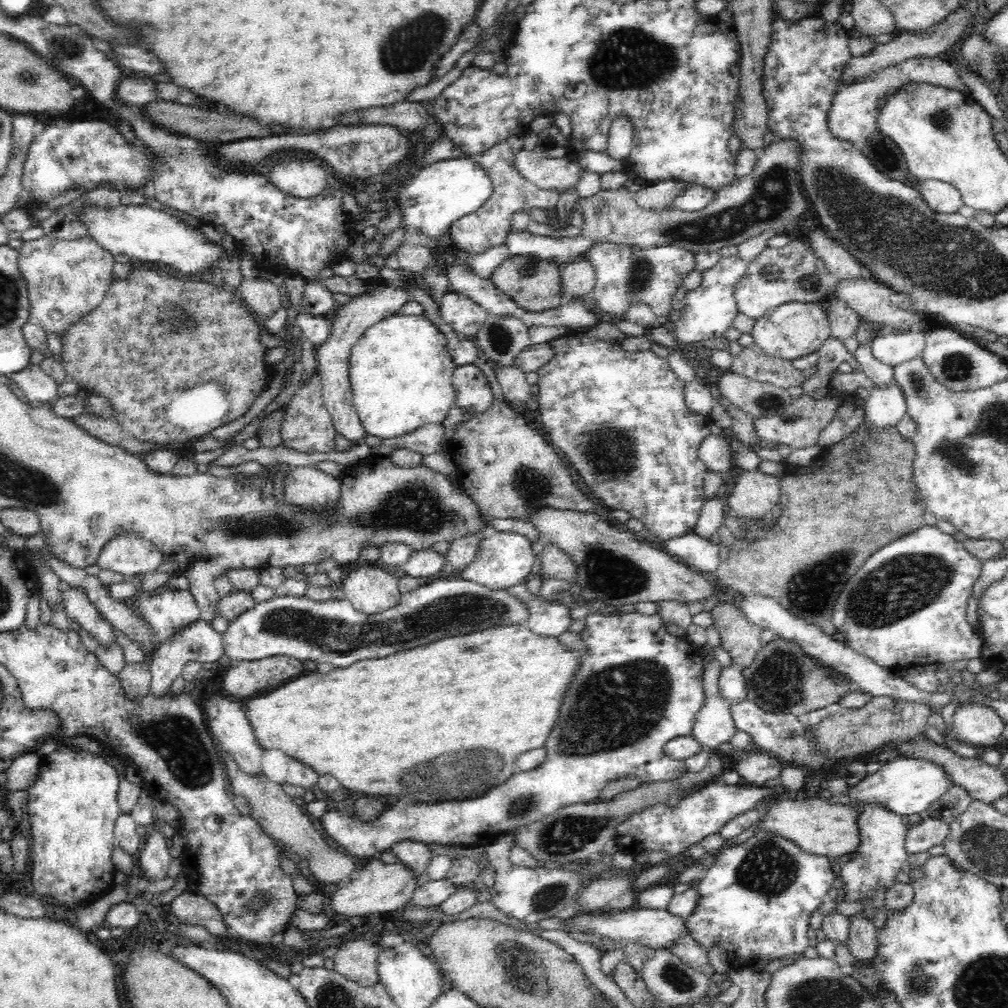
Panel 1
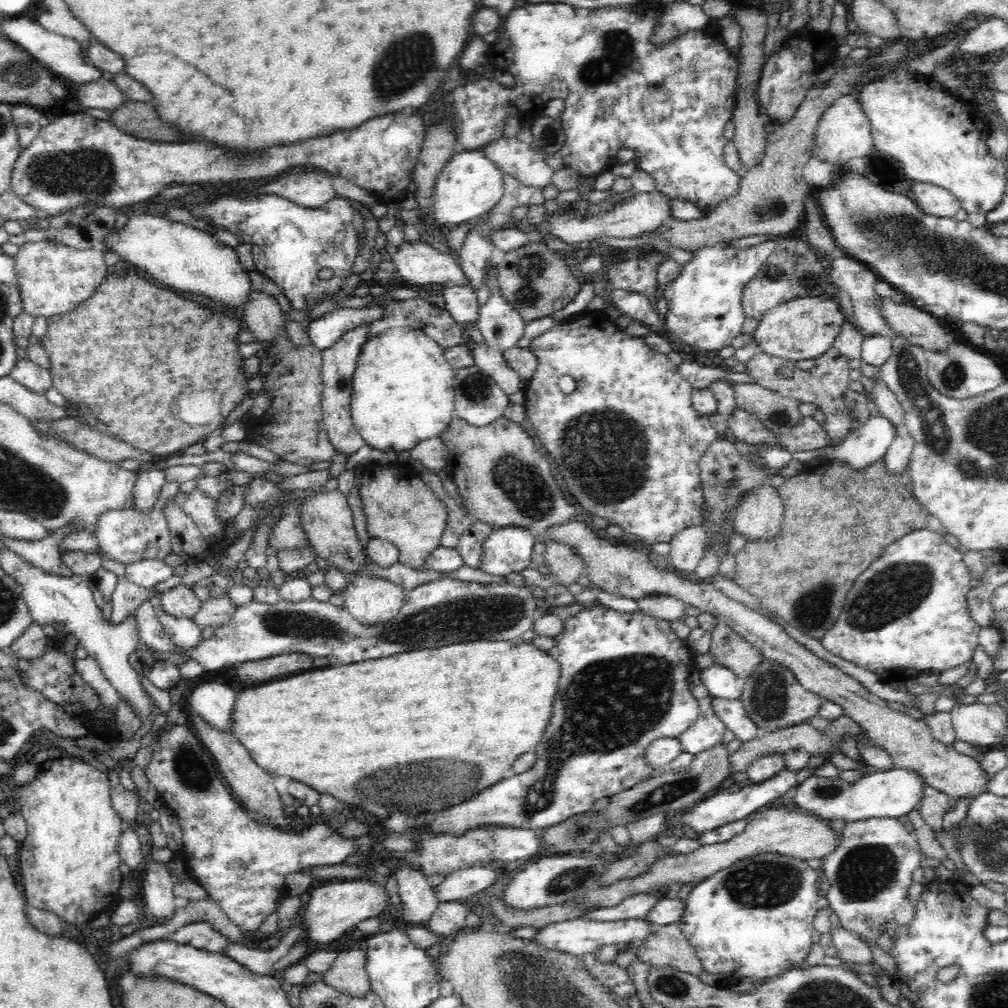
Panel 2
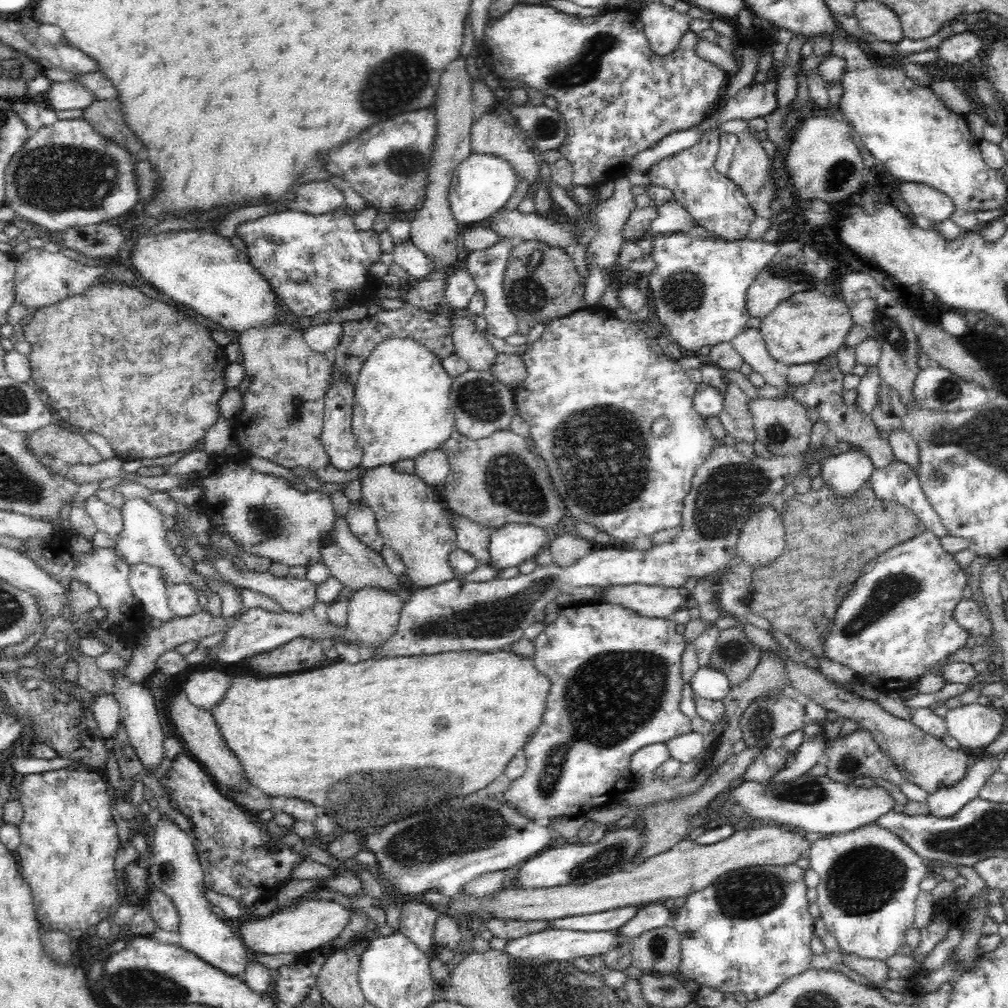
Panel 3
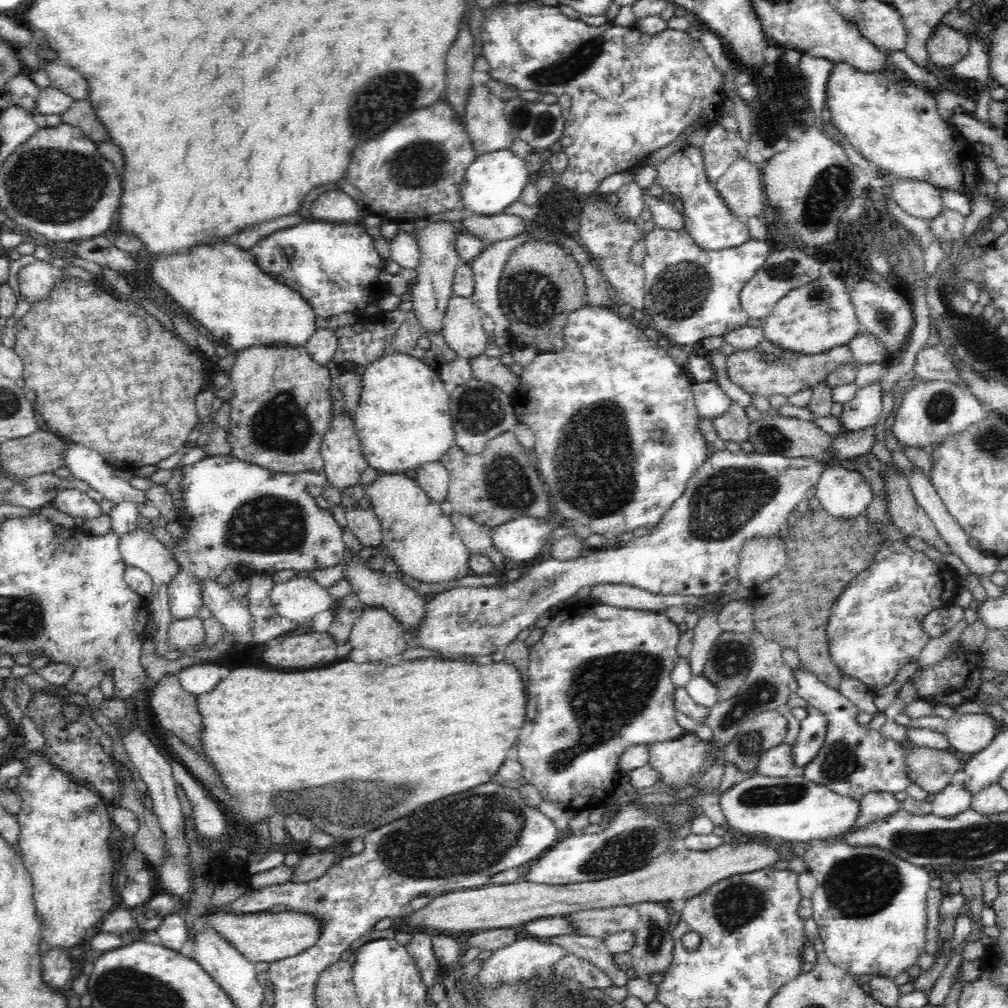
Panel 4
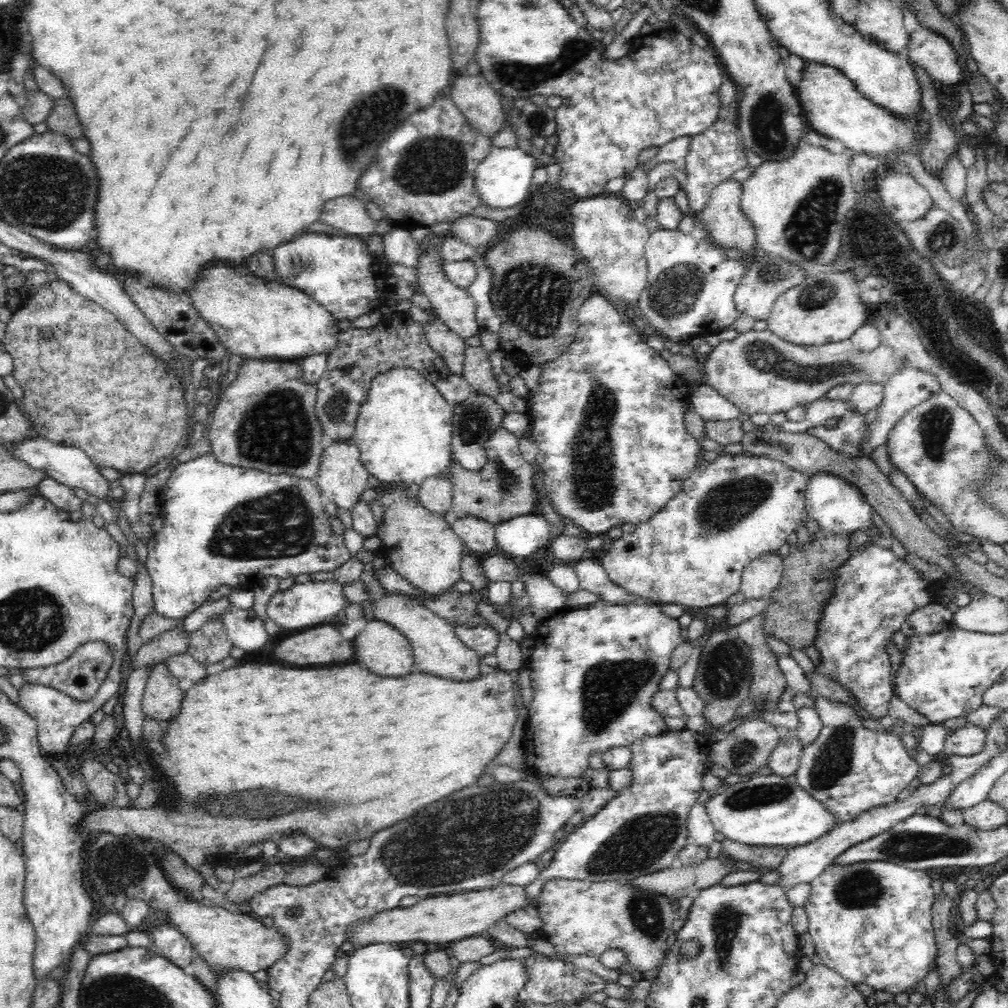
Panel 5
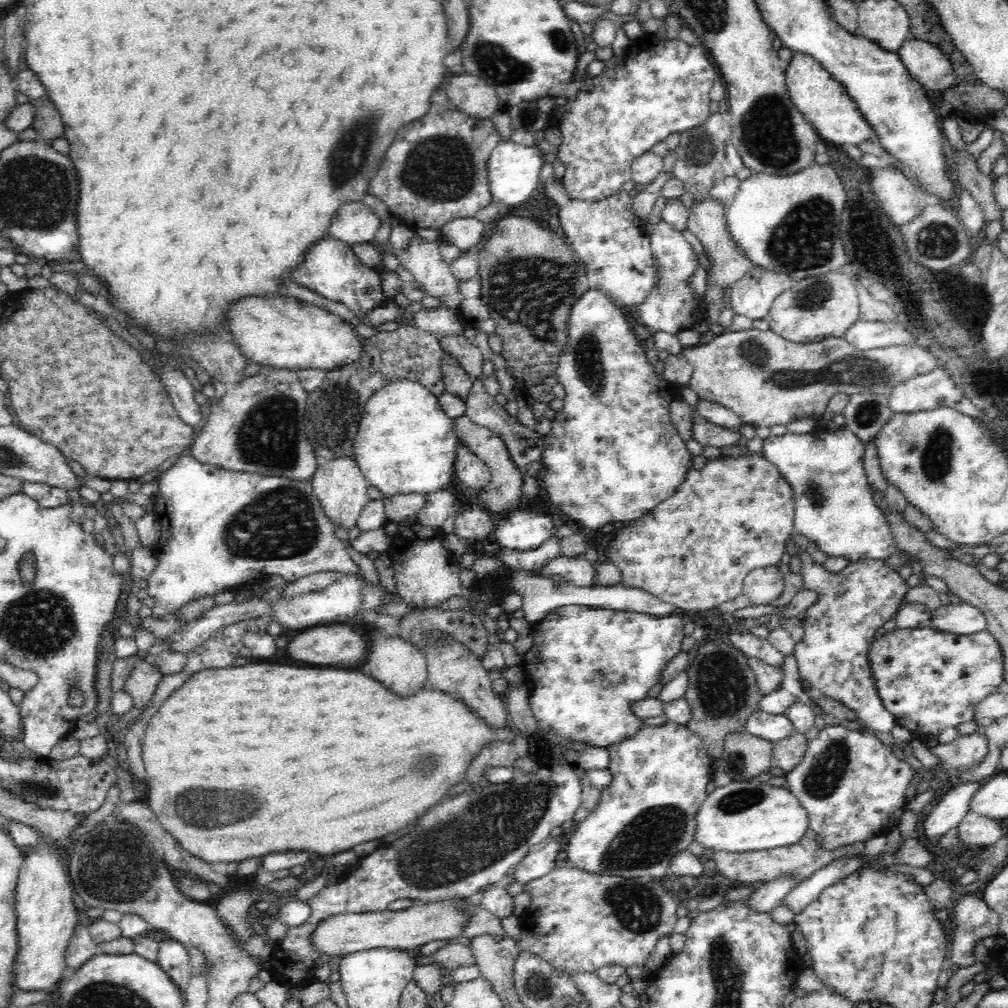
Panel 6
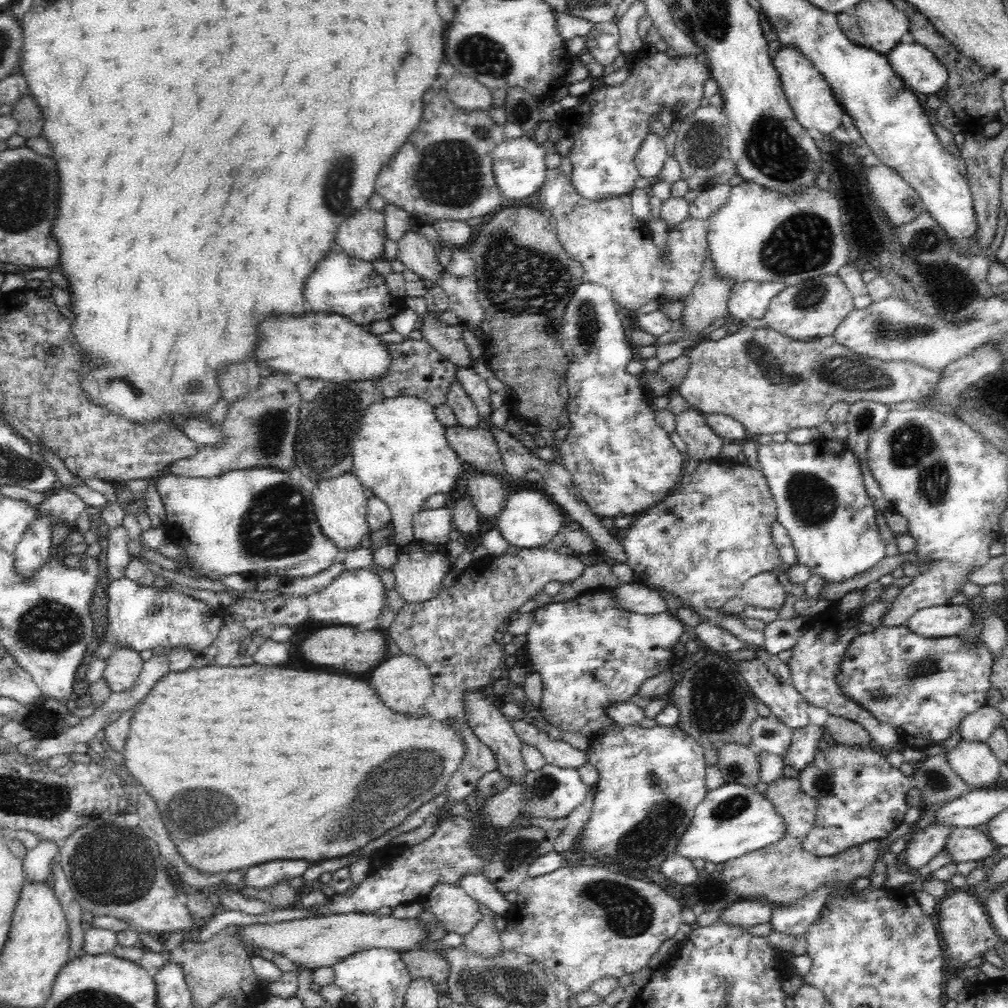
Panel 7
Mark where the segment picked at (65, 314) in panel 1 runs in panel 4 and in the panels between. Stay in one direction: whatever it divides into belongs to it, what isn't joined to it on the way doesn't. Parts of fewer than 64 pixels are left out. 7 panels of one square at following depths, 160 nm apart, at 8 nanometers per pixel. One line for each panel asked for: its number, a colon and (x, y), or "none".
2: (54, 279)
3: (42, 279)
4: (37, 280)

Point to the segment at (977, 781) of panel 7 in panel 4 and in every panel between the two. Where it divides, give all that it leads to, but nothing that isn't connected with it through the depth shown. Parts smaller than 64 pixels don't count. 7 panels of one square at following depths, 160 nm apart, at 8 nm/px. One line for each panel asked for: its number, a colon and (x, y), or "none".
4: (967, 733)
5: (968, 740)
6: (967, 750)

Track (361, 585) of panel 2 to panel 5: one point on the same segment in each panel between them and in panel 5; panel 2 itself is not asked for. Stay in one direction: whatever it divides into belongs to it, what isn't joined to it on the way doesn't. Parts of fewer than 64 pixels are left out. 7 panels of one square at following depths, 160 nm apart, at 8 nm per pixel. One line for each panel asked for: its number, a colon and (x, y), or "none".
3: (373, 613)
4: (376, 631)
5: (380, 647)

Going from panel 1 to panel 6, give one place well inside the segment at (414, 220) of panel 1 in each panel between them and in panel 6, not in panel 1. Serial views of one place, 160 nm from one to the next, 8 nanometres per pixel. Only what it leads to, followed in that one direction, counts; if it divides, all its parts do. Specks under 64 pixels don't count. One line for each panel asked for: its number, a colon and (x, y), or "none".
2: (469, 184)
3: (481, 184)
4: (494, 180)
5: (501, 180)
6: (513, 169)

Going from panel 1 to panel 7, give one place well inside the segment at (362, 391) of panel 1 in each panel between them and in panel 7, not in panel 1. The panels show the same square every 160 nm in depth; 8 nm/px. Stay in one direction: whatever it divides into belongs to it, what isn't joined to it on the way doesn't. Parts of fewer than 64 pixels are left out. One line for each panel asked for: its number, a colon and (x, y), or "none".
2: (403, 387)
3: (402, 408)
4: (403, 420)
5: (404, 431)
6: (406, 444)
7: (400, 453)

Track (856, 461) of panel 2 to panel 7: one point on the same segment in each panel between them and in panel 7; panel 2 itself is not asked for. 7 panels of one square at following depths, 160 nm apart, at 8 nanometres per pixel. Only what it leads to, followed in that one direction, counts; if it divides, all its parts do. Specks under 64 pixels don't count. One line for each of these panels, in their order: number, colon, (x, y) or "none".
3: (847, 472)
4: (841, 491)
5: (834, 503)
6: (834, 509)
7: (821, 501)

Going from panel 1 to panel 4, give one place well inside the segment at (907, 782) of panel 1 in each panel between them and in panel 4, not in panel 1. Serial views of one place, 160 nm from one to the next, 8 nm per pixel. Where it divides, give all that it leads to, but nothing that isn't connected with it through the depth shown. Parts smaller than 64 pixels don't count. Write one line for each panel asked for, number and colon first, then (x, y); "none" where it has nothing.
2: (890, 793)
3: (812, 803)
4: (792, 808)

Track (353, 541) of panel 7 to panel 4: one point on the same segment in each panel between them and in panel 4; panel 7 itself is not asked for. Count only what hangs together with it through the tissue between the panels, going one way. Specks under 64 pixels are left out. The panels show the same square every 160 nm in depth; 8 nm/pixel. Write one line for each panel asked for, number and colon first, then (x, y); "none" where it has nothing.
4: (343, 461)
5: (342, 479)
6: (342, 489)

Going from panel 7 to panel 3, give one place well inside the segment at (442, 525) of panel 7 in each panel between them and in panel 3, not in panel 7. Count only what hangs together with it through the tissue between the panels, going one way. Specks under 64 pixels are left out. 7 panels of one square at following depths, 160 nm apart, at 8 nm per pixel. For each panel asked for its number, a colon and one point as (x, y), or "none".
3: (432, 467)
4: (433, 478)
5: (435, 493)
6: (440, 504)

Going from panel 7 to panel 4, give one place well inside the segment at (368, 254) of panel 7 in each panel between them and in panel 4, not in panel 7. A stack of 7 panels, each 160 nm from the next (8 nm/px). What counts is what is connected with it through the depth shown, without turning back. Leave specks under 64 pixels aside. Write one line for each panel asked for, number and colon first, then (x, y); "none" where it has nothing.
4: (336, 206)
5: (348, 214)
6: (353, 223)

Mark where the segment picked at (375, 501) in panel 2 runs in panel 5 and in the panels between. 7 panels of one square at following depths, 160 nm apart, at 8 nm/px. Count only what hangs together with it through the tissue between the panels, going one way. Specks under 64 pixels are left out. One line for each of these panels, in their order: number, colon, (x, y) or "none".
3: (411, 520)
4: (422, 541)
5: (424, 549)

